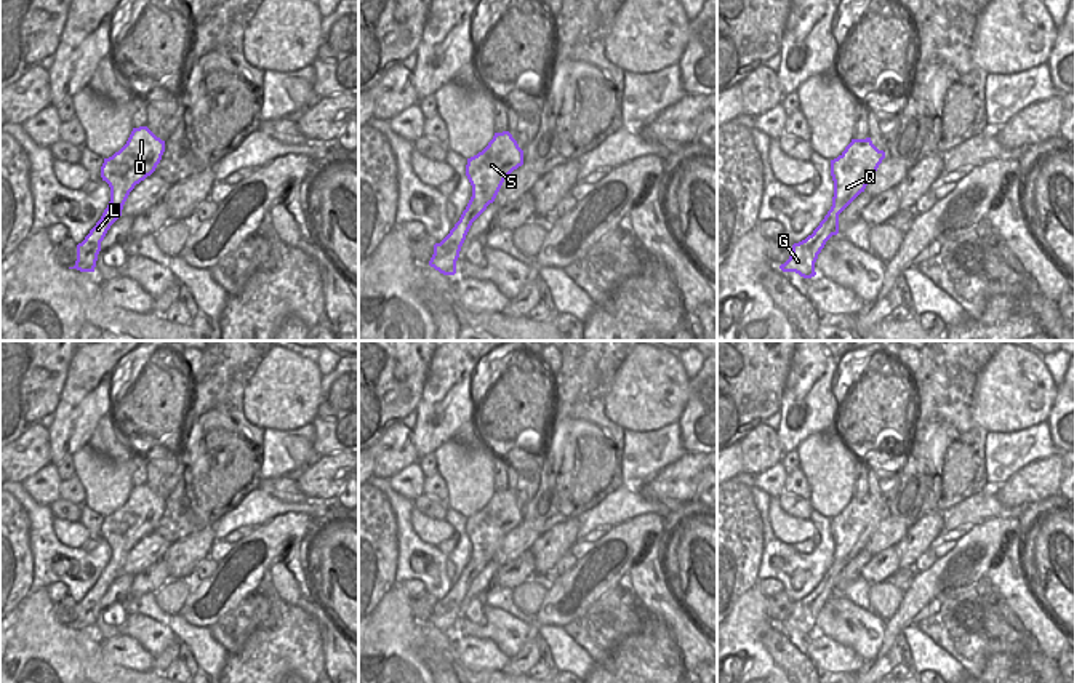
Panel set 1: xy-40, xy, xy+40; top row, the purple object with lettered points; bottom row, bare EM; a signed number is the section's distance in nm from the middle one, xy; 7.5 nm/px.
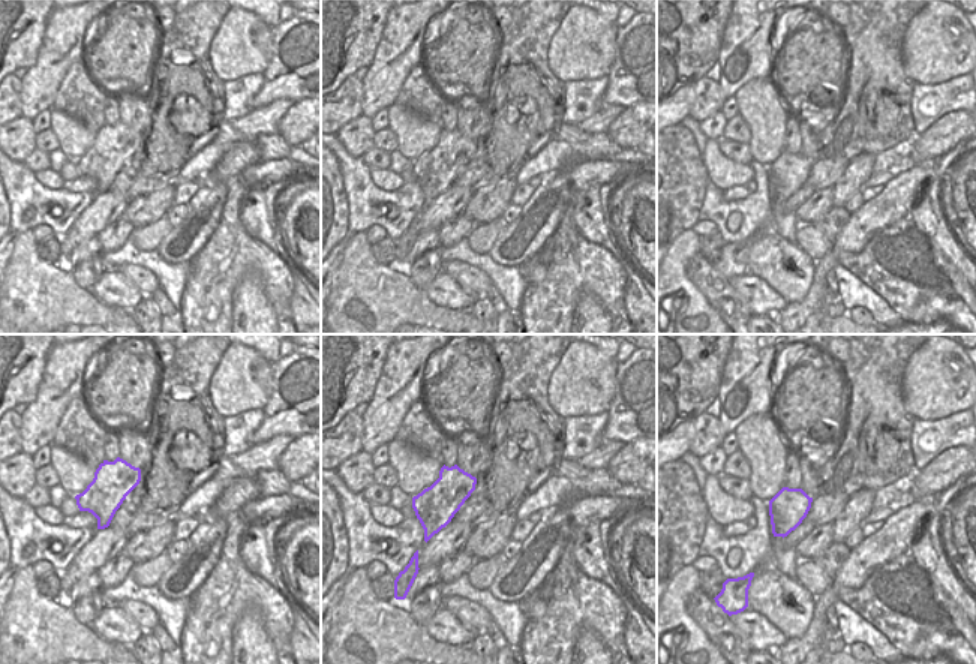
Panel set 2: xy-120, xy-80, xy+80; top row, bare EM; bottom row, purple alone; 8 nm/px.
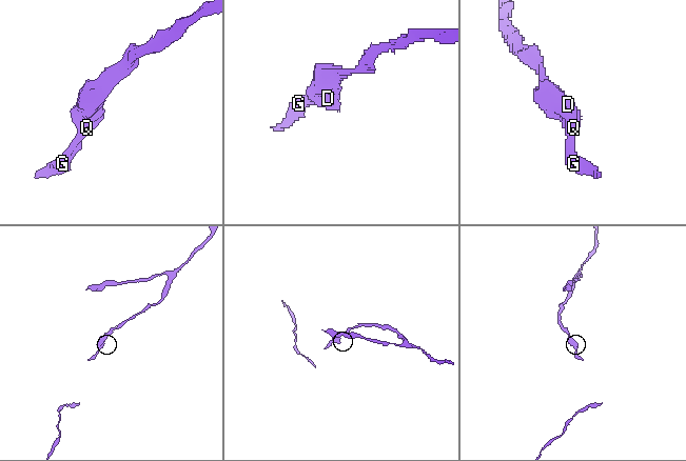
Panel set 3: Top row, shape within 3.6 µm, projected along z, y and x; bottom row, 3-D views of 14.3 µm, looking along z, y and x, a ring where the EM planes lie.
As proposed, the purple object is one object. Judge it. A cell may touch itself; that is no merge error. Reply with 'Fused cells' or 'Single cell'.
Single cell.

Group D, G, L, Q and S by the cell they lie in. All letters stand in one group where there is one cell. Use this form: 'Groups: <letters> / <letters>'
Groups: D G L Q S.

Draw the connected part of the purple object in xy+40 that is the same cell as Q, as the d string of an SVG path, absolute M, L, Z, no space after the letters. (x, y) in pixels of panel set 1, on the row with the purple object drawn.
M871 138L852 139L845 150L831 160L834 181L832 206L820 226L805 240L792 245L789 259L779 266L783 272L795 272L803 278L816 275L815 262L826 242L839 234L839 214L864 192L871 176L885 158Z

